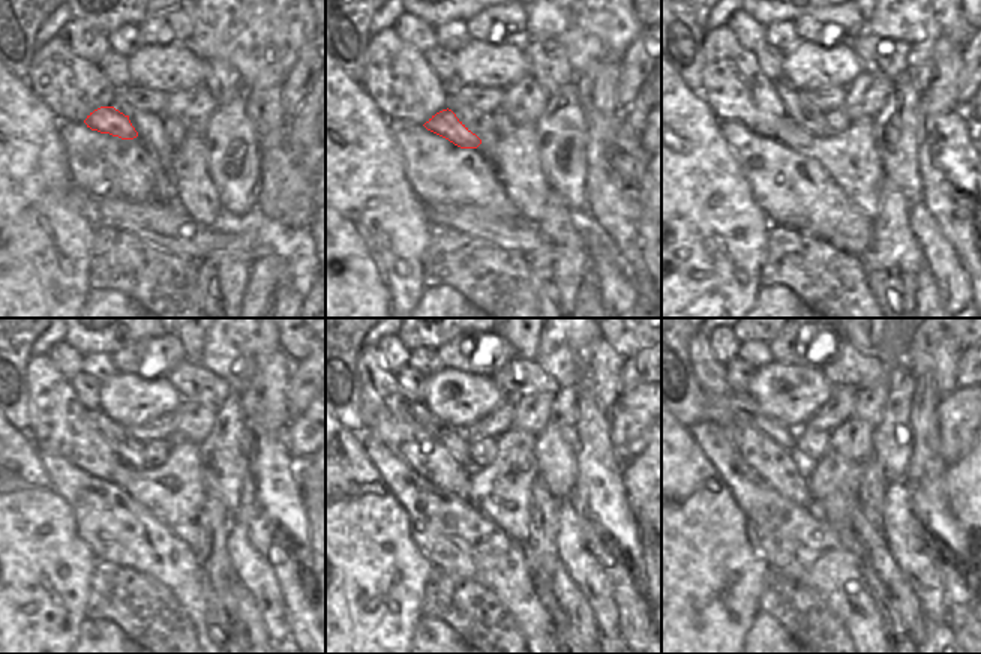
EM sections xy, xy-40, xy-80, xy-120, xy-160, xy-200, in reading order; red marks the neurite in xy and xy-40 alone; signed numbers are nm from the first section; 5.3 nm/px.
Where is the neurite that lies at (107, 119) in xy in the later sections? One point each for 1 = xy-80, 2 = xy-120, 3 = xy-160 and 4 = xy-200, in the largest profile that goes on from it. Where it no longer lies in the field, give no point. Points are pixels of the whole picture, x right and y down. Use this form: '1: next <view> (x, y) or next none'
1: next xy-80 (788, 132)
2: next xy-120 (125, 474)
3: next xy-160 (473, 476)
4: next xy-200 (809, 473)

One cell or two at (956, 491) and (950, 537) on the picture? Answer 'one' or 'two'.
two

